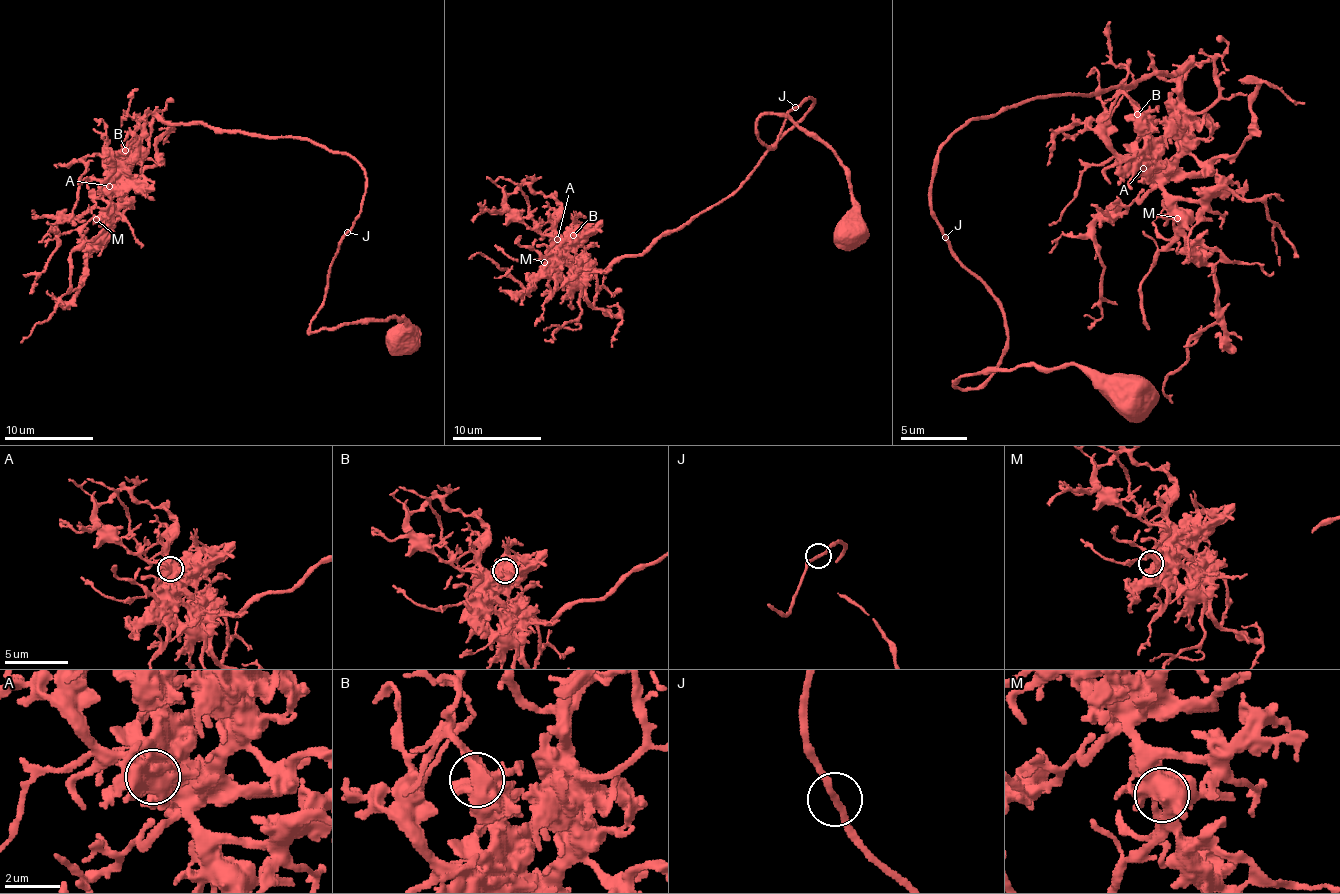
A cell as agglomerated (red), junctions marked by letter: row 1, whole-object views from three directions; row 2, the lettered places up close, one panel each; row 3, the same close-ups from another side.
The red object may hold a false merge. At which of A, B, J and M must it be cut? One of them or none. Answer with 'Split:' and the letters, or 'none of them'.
Split: none of them

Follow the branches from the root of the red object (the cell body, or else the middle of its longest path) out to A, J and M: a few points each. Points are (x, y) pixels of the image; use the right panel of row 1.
A: (1130, 402), (1076, 365), (956, 386), (993, 372), (1006, 319), (932, 178), (969, 121), (1190, 61), (1143, 168)
J: (1130, 402), (1076, 365), (983, 369), (956, 386), (993, 372), (1006, 319), (946, 238)
M: (1130, 402), (1076, 365), (956, 386), (993, 372), (1006, 319), (939, 228), (936, 151), (1190, 61), (1177, 218)

